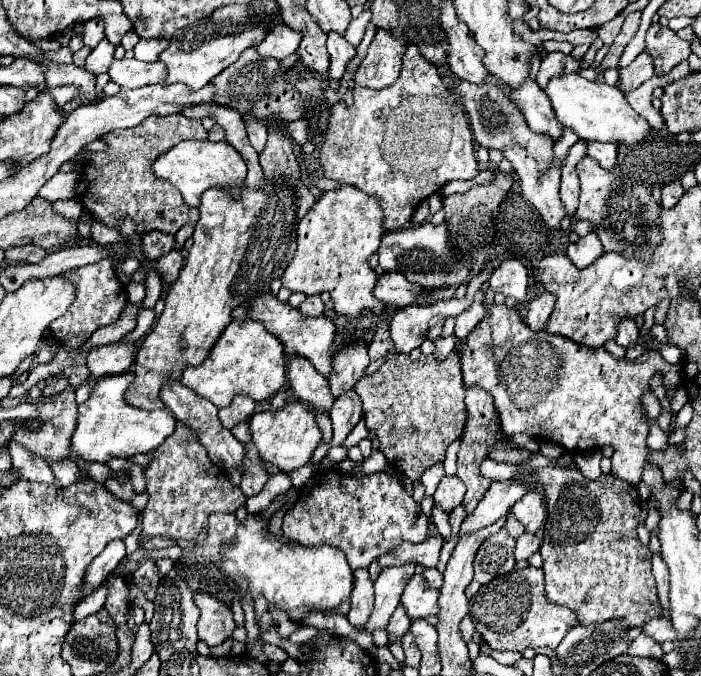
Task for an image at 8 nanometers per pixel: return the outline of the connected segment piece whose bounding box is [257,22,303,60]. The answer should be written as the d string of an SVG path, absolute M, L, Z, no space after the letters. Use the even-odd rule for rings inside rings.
M281 22L275 30L271 30L265 36L265 40L257 46L257 50L261 56L273 56L277 60L283 60L299 48L301 38L303 38L303 34L299 30L287 28L287 24Z

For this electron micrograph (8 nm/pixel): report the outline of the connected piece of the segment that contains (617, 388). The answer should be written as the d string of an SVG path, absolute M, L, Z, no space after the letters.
M491 304L485 308L485 316L475 326L475 330L465 340L465 350L459 354L463 384L475 384L487 390L495 398L495 408L501 416L501 428L507 436L527 434L537 440L549 440L563 446L569 452L575 450L591 450L613 446L613 474L629 484L639 484L643 468L647 466L647 434L649 424L645 420L645 410L641 404L641 396L651 392L649 380L653 374L663 376L663 384L667 390L675 388L683 380L683 368L667 364L657 350L647 350L635 362L613 358L605 352L605 348L591 350L587 346L579 346L577 342L555 336L549 332L531 332L519 312L515 308Z

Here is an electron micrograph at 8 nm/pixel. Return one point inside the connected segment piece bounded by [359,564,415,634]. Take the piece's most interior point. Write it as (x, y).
(389, 586)

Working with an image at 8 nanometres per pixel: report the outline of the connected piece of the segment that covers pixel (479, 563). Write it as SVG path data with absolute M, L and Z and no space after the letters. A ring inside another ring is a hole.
M501 528L497 534L487 538L481 544L473 562L475 580L479 584L487 584L495 576L511 572L515 568L513 548L515 548L515 538L505 528Z

